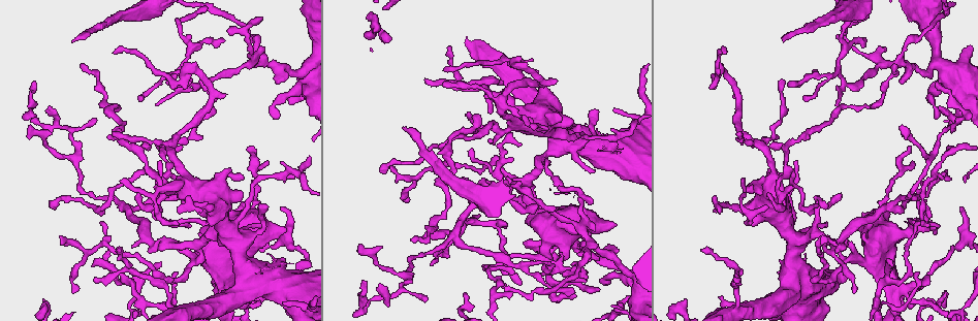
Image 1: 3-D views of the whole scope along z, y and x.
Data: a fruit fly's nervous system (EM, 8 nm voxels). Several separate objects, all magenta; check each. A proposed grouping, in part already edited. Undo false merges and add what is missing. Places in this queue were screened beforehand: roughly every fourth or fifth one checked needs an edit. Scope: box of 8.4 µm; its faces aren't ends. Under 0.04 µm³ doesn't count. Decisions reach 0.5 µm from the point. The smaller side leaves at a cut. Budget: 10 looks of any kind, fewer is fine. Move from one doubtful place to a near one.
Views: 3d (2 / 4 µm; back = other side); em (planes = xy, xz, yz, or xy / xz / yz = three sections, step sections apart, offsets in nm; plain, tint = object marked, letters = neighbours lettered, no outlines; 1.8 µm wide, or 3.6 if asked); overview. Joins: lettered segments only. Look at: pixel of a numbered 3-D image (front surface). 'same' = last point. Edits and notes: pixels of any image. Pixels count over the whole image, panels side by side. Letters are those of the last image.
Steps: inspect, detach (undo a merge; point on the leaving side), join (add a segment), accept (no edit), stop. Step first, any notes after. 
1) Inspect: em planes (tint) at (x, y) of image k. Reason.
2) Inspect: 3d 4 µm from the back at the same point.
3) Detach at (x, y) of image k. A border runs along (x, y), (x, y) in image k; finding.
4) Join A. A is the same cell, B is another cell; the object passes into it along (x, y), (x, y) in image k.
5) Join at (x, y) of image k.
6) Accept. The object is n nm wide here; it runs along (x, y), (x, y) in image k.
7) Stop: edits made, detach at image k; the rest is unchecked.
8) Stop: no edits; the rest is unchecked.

Inspect: em 3.6 µm planes (letters) at (72, 41) of image 1. Free end.

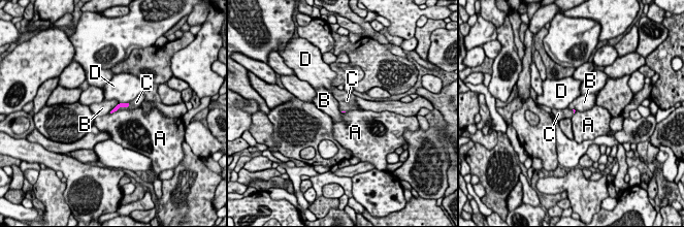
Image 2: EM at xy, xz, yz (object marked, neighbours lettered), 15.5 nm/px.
Join C. C is the same cell, A, B and D are other cells; the cell continues.

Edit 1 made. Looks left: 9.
Inspect: em planes (letters) at (513, 182) of image 1. Sharp bend.

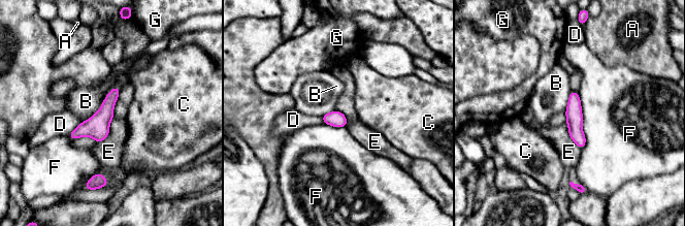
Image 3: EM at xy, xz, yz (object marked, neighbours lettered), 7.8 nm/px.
Accept. A, B, C, D, E, F and G are other cells; one cell here.

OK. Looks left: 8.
Inspect: 3d 2 µm at (561, 143) of image 1. Sudden change in width.

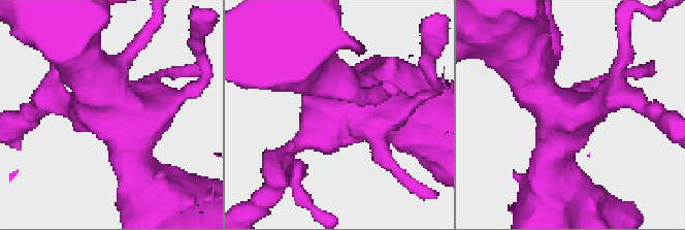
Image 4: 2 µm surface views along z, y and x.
Inspect: em planes (letters) at (564, 114) of image 4. Now the EM.

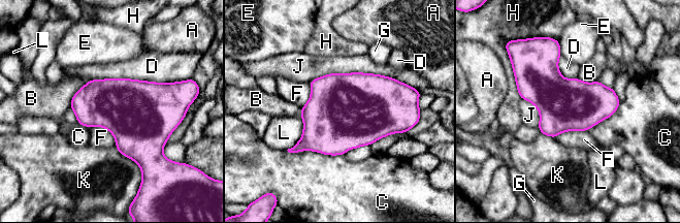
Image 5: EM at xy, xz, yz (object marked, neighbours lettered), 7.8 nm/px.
Accept. A, B, C, D, E, F, G, H, J, K and L are other cells; a border runs along (88, 126), (103, 126), (116, 145) in image 5; continuous, no second cell.

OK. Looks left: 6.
Inspect: em planes (tint) at (531, 60) of image 1. Branch stops here.

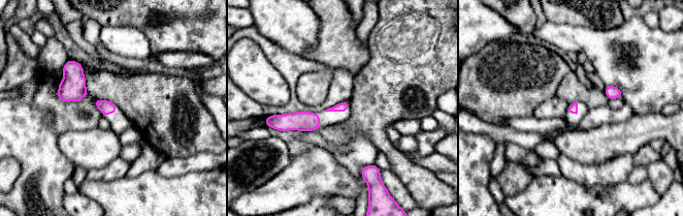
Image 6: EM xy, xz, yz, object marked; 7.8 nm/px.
Inspect: em planes (letters) at the same point. See the neighbours.

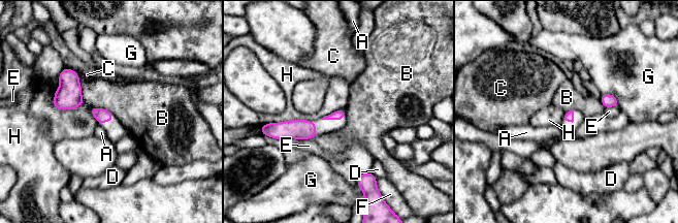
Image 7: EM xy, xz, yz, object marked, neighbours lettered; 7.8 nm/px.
Accept. The object is 80 nm wide here; A, B, C, D, E, F, G and H are other cells; no lettered segment goes on from it.

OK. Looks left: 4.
Stop: edits made, join at image 2; the rest is unchecked.

